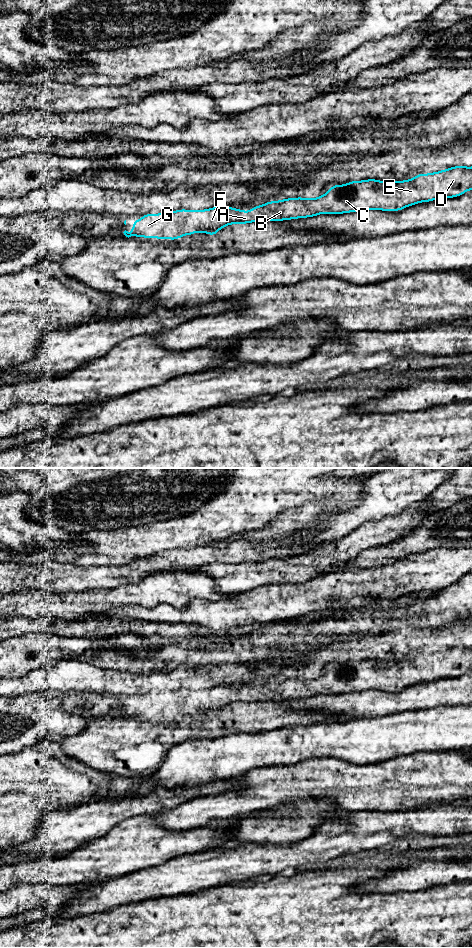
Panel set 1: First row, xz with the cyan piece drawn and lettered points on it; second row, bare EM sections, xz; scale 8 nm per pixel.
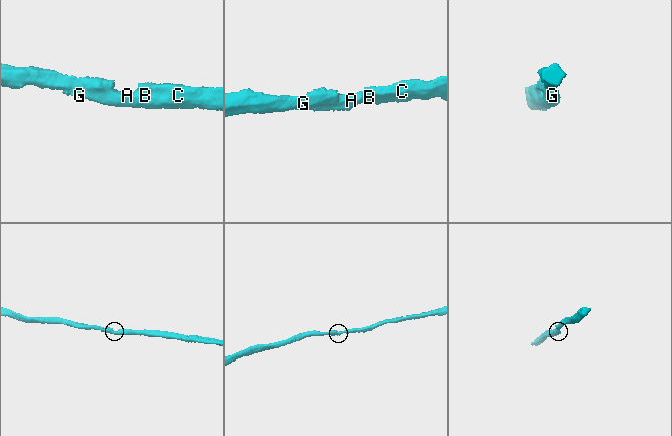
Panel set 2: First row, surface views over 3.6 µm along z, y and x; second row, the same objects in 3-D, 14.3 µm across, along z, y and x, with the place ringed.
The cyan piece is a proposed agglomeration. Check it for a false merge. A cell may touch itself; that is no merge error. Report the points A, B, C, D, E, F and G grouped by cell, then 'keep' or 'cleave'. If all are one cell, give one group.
groups A B C D E F G; keep

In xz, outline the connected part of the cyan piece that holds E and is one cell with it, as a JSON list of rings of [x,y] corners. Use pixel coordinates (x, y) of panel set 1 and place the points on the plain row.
[[[457,645],[442,651],[426,654],[415,654],[413,659],[379,661],[367,659],[350,661],[345,665],[332,665],[330,669],[317,678],[287,678],[279,681],[268,681],[264,685],[256,685],[250,691],[231,688],[227,685],[204,690],[180,689],[176,691],[164,691],[159,694],[144,694],[138,701],[133,699],[132,712],[124,711],[126,717],[142,718],[169,718],[174,721],[185,715],[203,712],[214,716],[225,706],[231,704],[247,704],[252,702],[269,702],[292,700],[299,698],[315,697],[319,694],[344,694],[363,690],[401,691],[408,686],[421,682],[431,682],[439,678],[455,678],[472,670],[472,646]]]

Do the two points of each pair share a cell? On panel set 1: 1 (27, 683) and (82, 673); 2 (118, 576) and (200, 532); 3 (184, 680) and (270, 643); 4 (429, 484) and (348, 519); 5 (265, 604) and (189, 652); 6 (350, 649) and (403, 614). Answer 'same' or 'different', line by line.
1: same
2: different
3: different
4: same
5: different
6: different

